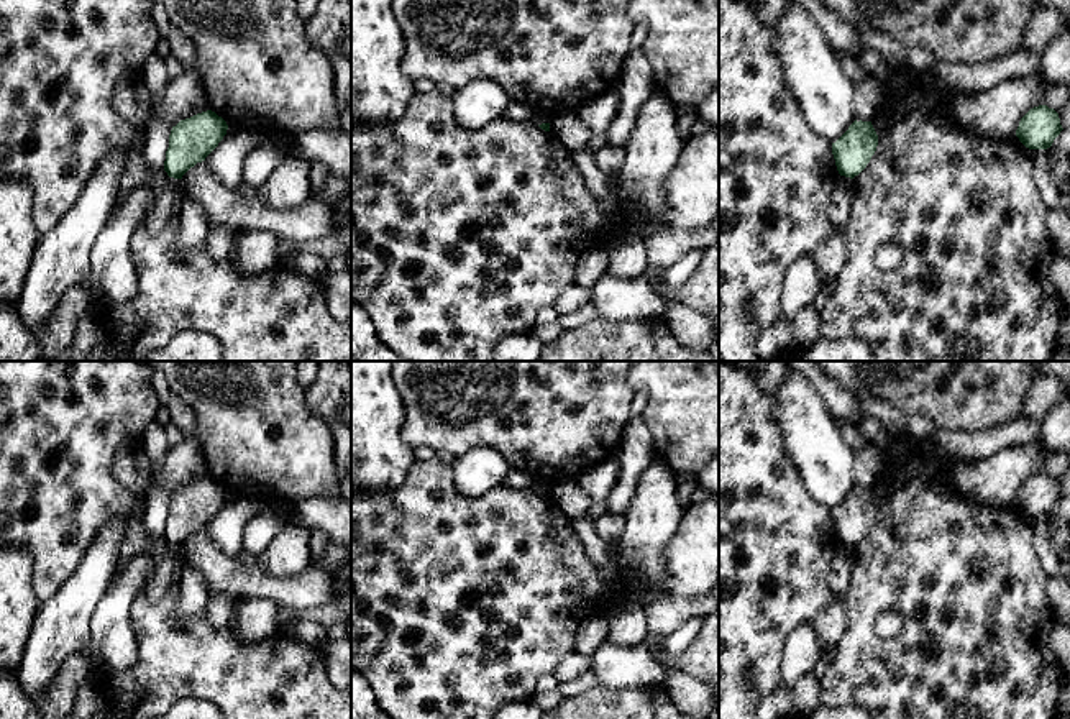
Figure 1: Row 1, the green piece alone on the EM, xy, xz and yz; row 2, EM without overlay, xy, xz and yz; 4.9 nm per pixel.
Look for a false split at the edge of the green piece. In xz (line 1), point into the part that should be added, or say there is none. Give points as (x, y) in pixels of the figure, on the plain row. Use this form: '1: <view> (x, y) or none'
1: none

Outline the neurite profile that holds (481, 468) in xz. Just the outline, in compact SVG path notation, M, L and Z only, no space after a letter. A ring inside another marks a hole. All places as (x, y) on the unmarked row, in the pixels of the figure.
M473 447L458 455L453 468L455 488L460 494L476 497L499 486L512 466L492 447Z

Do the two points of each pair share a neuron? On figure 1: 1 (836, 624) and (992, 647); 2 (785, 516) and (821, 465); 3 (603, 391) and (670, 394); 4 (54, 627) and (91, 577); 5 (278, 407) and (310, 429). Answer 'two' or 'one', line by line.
1: two
2: two
3: two
4: one
5: one

